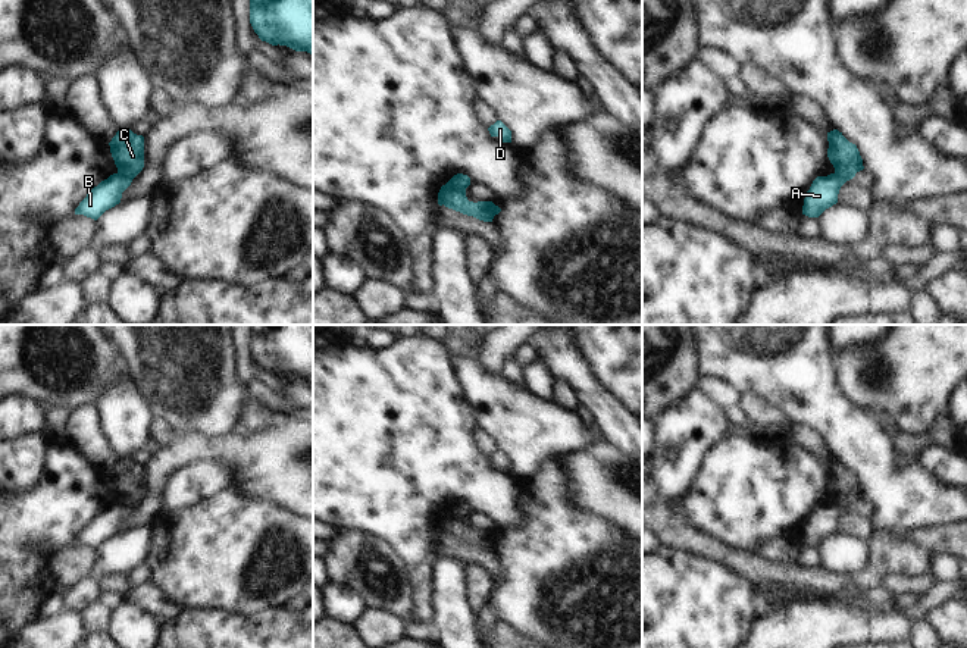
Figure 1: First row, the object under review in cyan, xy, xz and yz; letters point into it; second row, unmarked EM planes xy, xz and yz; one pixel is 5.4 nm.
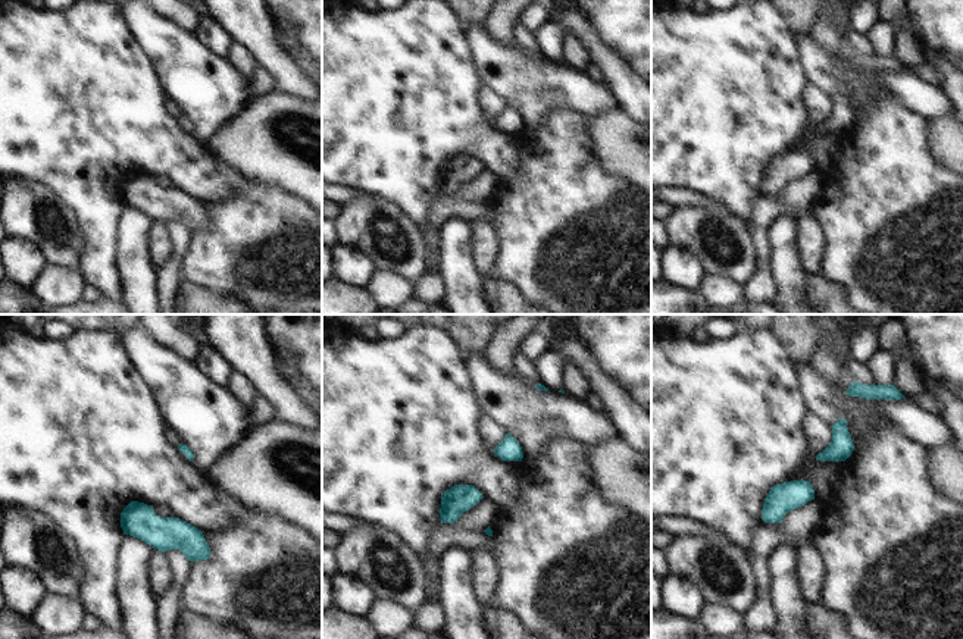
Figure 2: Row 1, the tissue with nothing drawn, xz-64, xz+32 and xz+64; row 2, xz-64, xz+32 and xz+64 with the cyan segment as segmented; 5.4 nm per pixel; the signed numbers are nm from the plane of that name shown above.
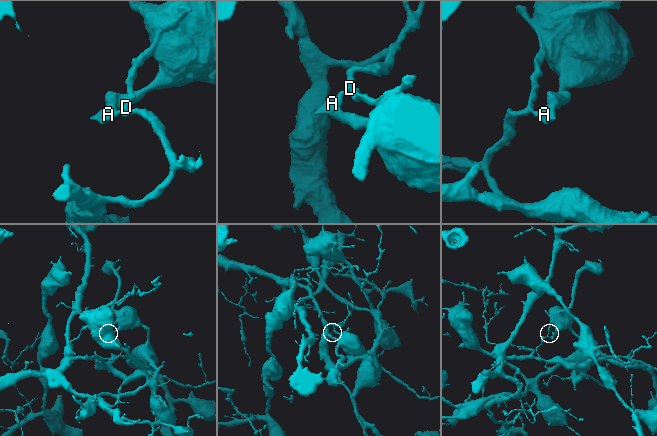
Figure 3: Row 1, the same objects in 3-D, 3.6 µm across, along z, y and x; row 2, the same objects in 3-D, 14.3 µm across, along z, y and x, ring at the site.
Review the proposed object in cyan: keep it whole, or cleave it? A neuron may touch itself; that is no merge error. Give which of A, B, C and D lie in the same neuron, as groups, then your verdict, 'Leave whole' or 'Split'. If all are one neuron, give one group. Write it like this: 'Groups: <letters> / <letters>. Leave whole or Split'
Groups: A B D / C. Split

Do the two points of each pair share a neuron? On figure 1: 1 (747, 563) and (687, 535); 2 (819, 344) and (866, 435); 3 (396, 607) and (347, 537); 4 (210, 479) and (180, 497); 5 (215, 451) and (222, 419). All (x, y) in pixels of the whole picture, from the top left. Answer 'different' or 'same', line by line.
1: same
2: same
3: same
4: same
5: different

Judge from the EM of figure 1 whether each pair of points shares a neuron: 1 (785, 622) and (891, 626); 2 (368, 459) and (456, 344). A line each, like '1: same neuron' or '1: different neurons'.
1: same neuron
2: different neurons

